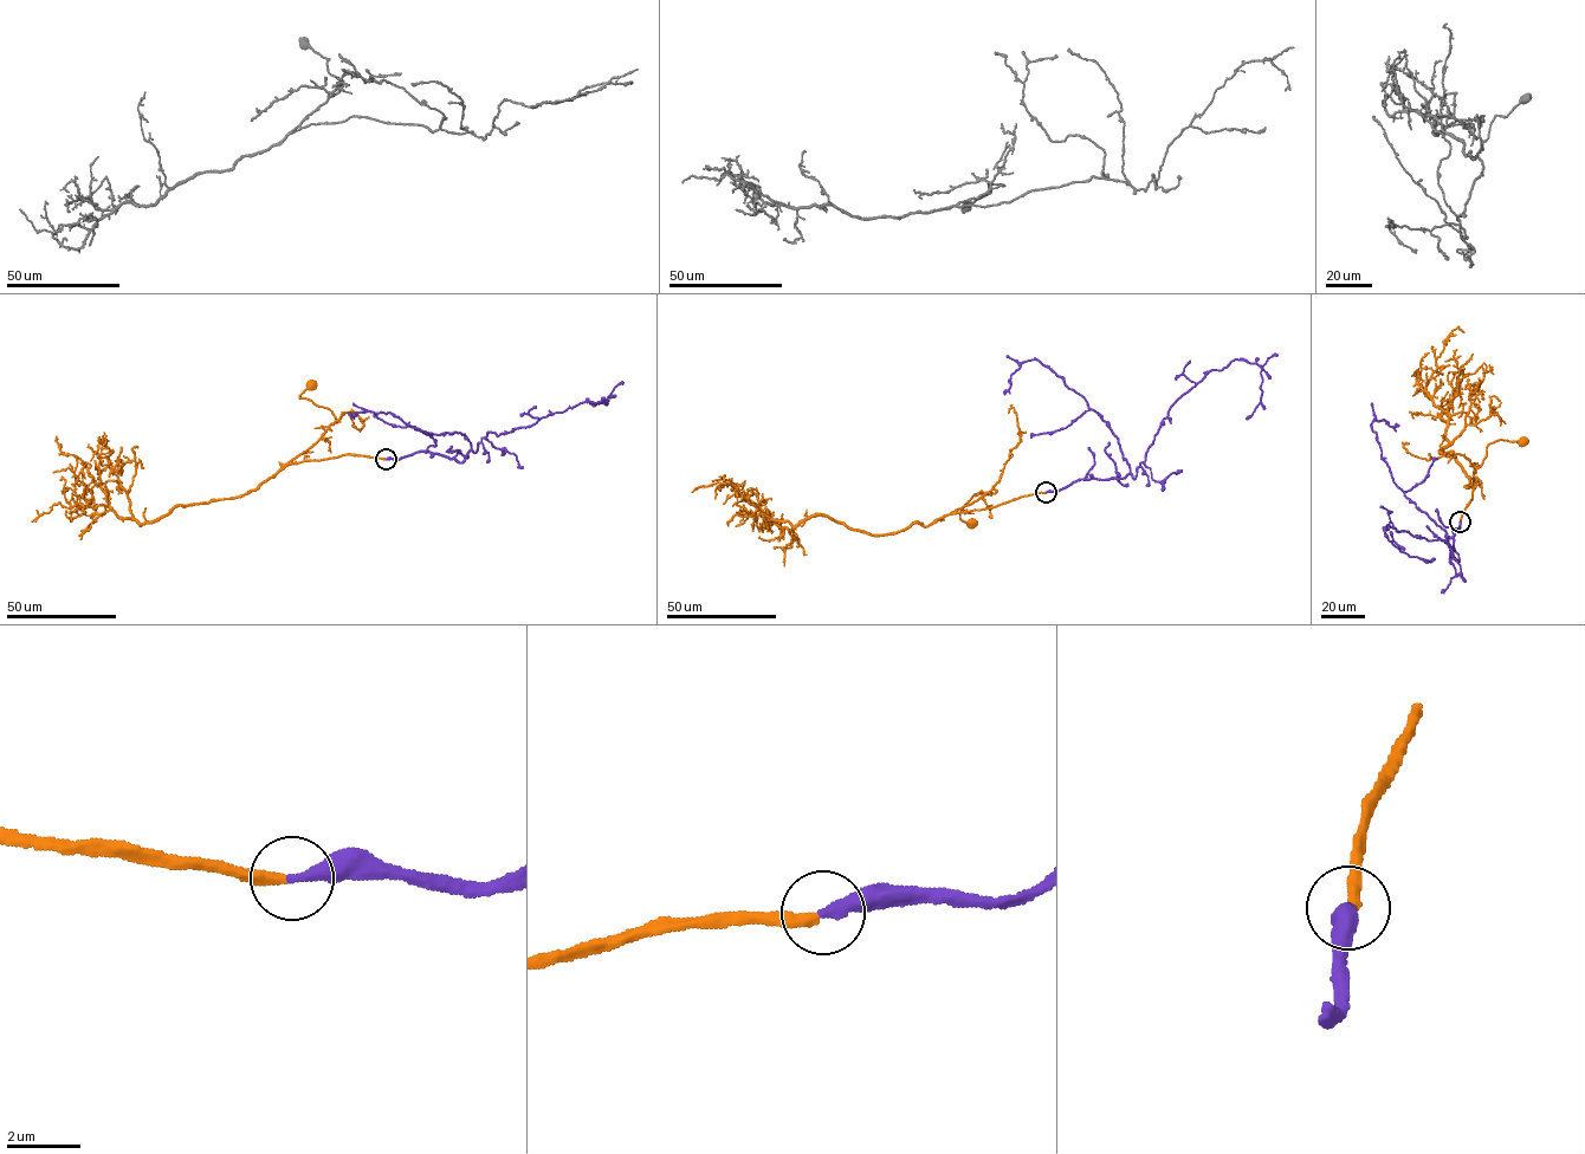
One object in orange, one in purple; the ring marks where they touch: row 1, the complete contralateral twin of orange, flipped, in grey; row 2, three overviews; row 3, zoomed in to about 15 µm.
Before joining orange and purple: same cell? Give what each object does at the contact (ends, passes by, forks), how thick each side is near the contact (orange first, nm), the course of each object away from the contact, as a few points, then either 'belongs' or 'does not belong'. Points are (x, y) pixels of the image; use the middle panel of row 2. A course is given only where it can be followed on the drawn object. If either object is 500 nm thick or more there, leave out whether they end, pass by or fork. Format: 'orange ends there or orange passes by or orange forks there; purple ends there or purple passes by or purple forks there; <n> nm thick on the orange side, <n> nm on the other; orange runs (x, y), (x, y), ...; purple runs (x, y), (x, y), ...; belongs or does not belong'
orange ends there; purple ends there; 300 nm thick on the orange side, 320 nm on the other; orange runs (1046, 492), (992, 507), (952, 512), (992, 490), (996, 492), (974, 494), (959, 518), (972, 523); purple runs (1046, 492), (1080, 479), (1134, 479), (1172, 404), (1209, 371), (1235, 360), (1261, 369), (1260, 401), (1246, 419); belongs

